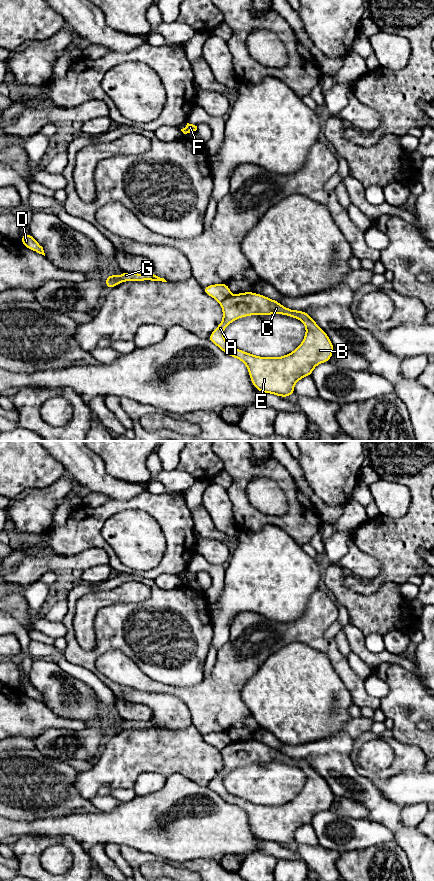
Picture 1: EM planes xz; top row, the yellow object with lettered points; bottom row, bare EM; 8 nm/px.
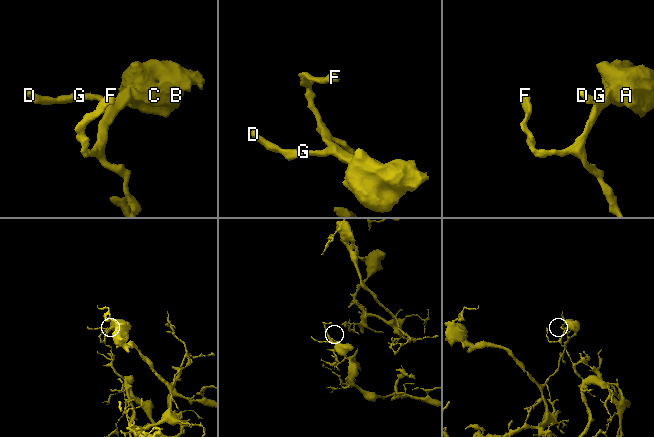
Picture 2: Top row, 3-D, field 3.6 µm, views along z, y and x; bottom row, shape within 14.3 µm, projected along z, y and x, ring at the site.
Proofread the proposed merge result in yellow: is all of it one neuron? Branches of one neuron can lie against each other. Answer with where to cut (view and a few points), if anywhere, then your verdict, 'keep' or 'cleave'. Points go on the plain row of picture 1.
cut in xz along (229, 743), (220, 751); cleave

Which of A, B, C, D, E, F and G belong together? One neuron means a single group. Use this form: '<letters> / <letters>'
A B C E / D F G

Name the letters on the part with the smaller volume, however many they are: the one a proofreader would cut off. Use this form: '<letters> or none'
A, B, C, E

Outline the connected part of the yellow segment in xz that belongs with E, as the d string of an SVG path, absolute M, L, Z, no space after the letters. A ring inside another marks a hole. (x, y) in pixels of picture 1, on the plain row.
M250 739L235 742L233 746L229 744L220 753L223 767L208 788L247 814L251 830L259 840L283 846L295 842L296 830L311 824L313 817L318 812L328 810L334 801L335 797L328 783L304 759L291 758L276 748ZM271 762L293 765L304 771L305 785L293 800L282 805L260 805L234 796L225 788L223 780L226 774L238 766Z

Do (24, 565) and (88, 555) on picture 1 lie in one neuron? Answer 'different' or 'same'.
same

